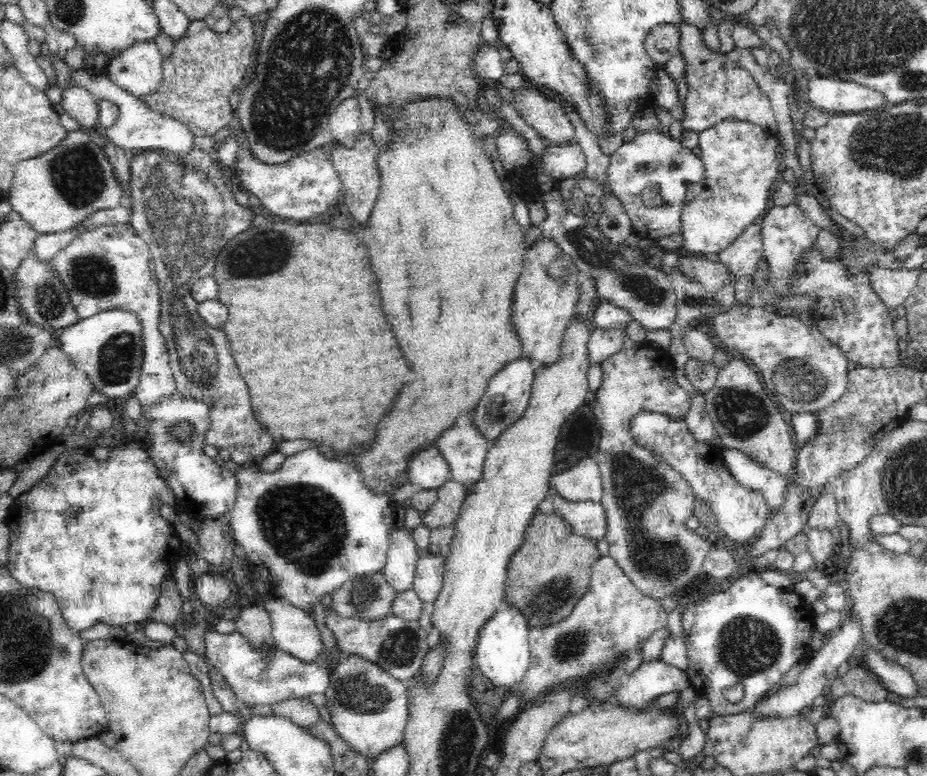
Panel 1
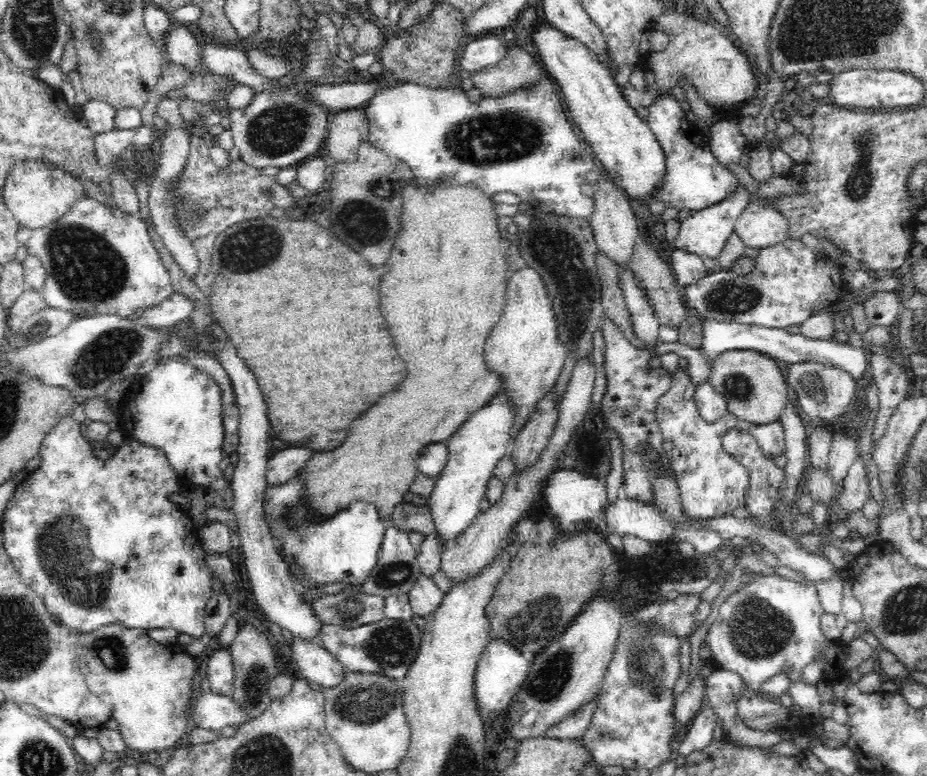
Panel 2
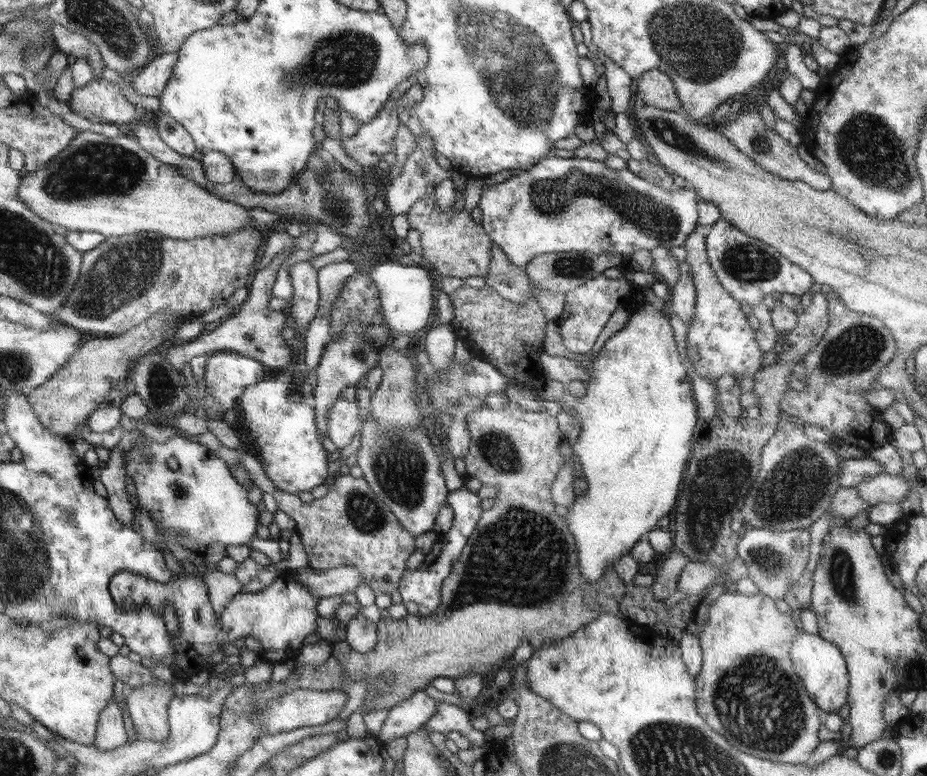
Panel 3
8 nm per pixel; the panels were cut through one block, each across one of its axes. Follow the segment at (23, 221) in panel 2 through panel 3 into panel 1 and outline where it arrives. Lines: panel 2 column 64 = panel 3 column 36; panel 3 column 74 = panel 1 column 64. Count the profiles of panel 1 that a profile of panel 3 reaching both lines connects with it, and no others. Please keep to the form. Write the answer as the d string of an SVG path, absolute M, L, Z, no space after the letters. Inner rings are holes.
M83 128L68 131L62 144L40 157L20 161L15 166L8 200L39 234L71 229L96 210L124 204L124 189L118 183L105 150L92 142Z

